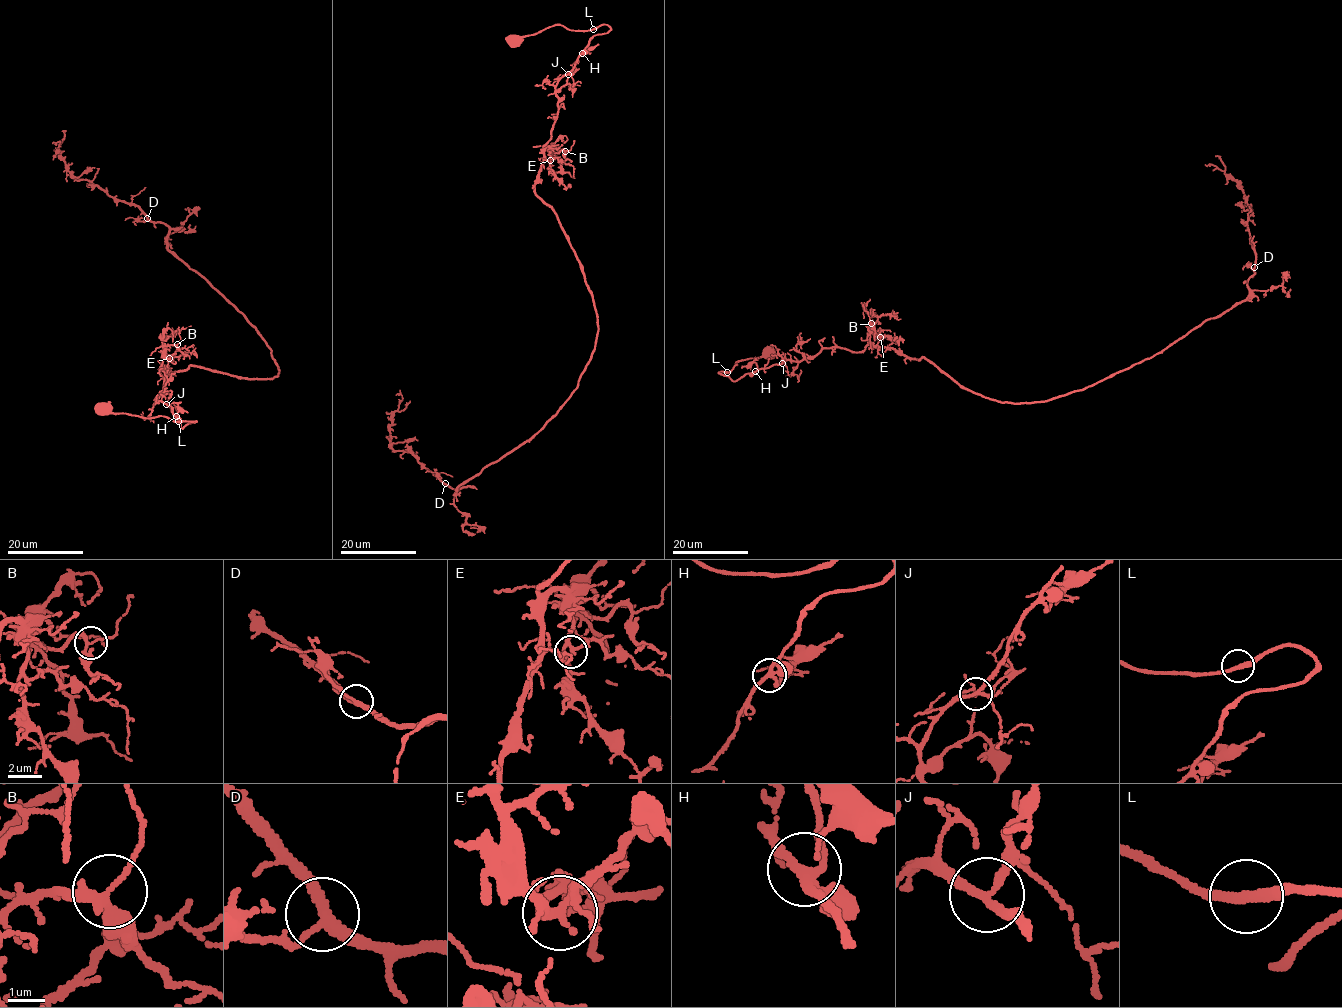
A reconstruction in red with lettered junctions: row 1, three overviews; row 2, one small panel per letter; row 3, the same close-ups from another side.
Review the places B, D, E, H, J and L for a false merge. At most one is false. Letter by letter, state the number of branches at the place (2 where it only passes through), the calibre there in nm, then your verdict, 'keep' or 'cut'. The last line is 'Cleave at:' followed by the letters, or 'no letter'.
B: branches 3; calibre 200 nm; keep
D: branches 3; calibre 260 nm; keep
E: branches 3; calibre 220 nm; keep
H: branches 3; calibre 240 nm; keep
J: branches 3; calibre 200 nm; keep
L: branches 2; calibre 240 nm; keep
Cleave at: no letter

